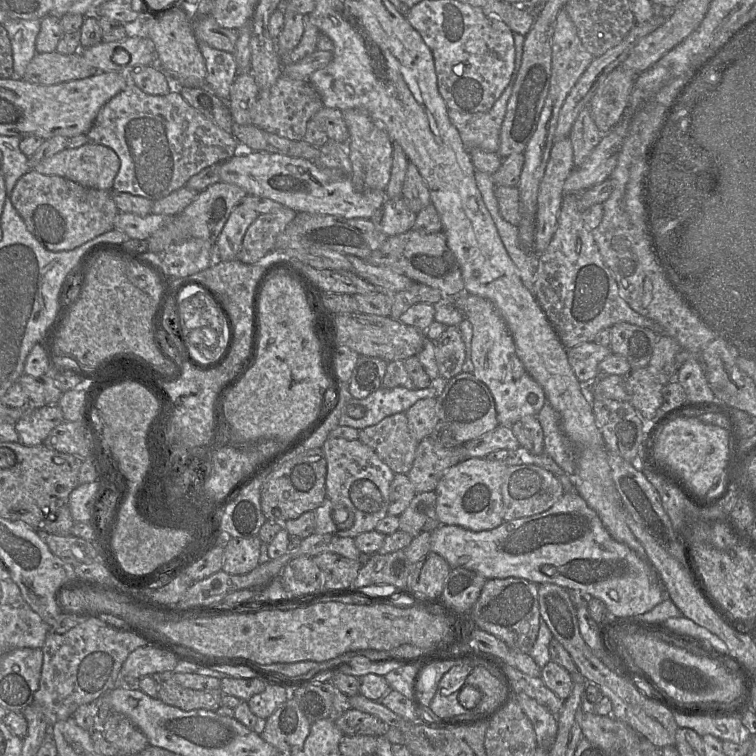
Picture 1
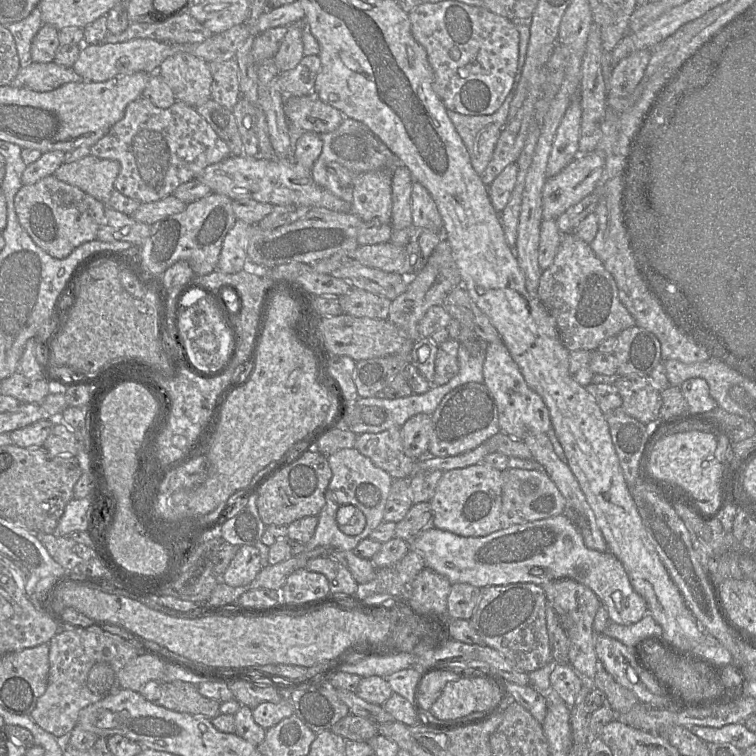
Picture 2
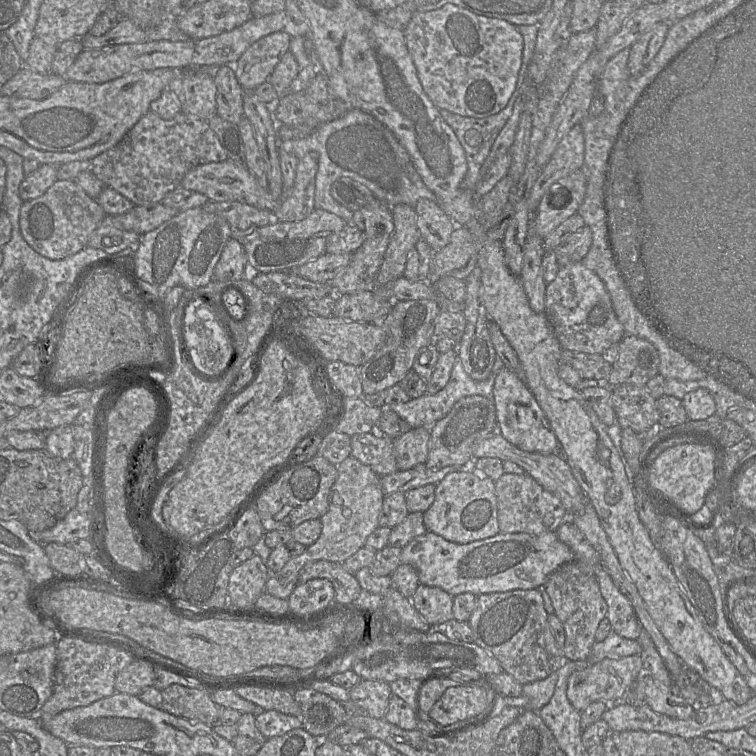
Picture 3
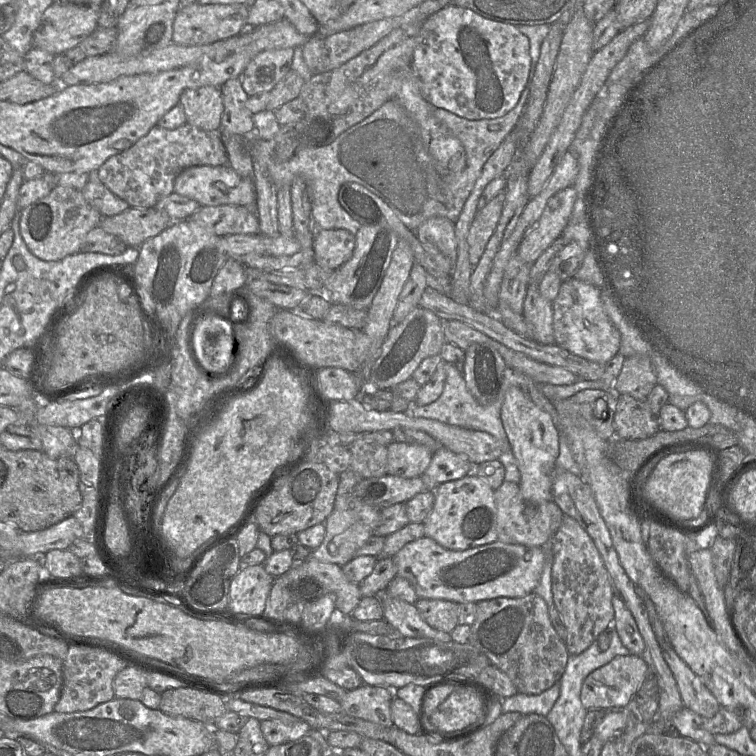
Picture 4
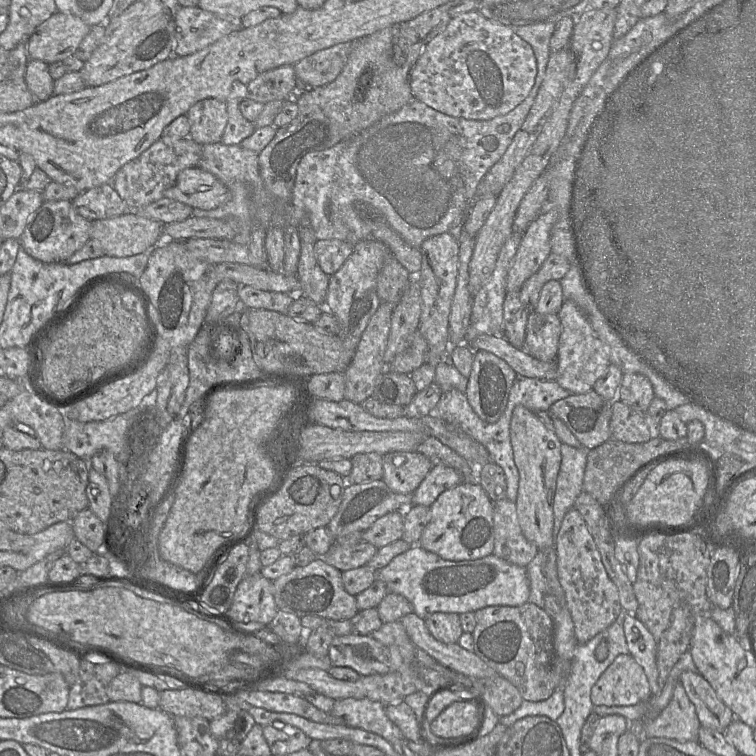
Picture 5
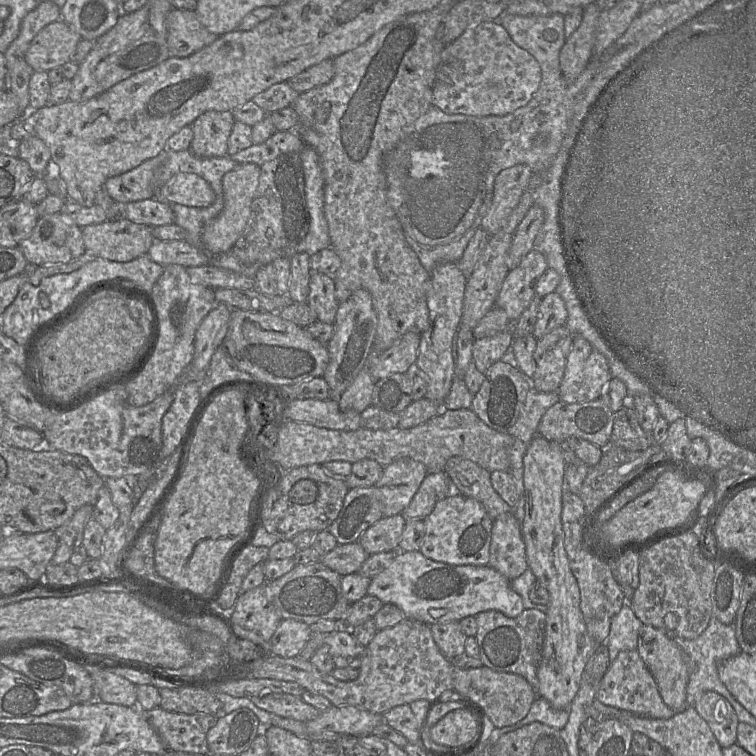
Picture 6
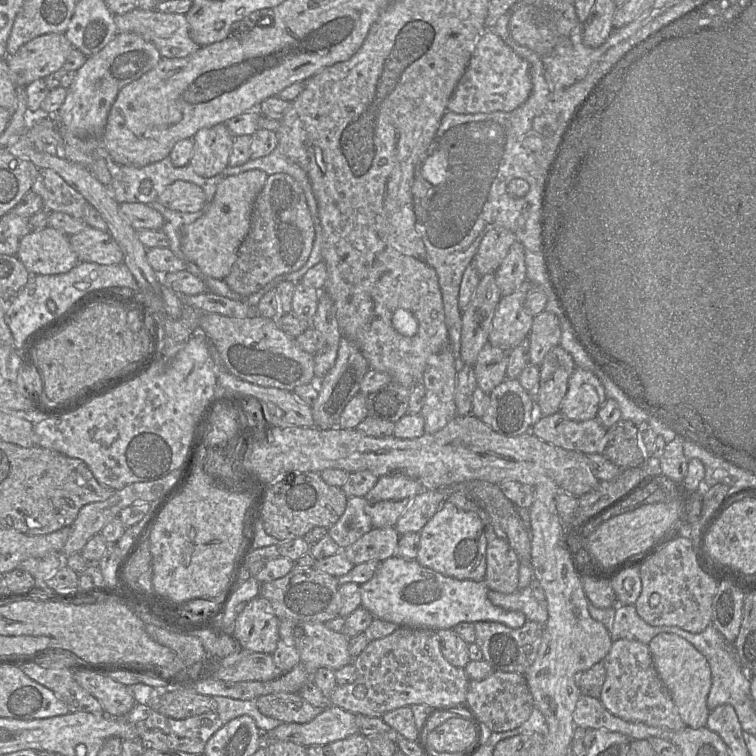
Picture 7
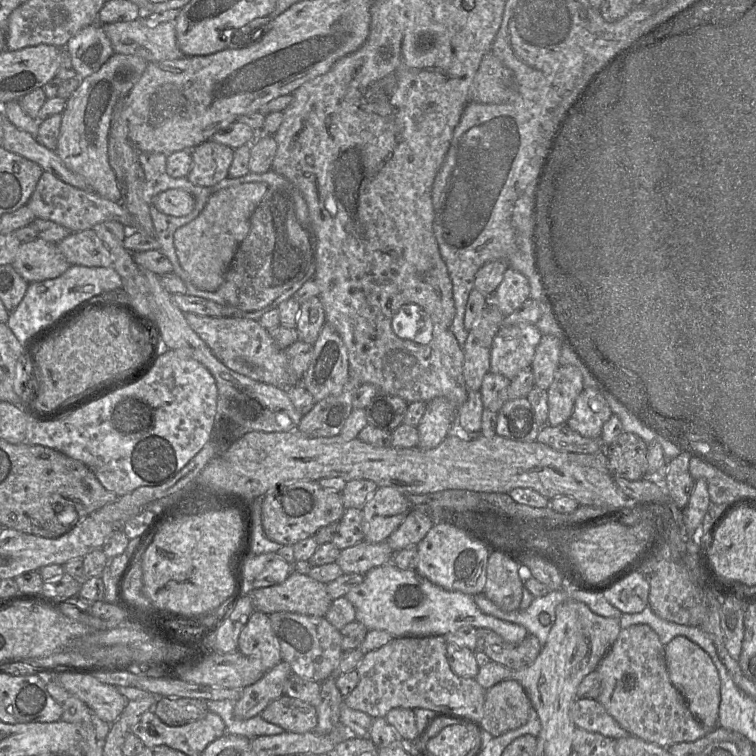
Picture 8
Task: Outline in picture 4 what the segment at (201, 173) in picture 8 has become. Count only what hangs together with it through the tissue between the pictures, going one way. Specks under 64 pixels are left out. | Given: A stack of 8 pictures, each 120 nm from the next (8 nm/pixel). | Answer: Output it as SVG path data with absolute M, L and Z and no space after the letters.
M215 86L189 88L180 95L187 122L206 131L220 132L224 110L221 91Z

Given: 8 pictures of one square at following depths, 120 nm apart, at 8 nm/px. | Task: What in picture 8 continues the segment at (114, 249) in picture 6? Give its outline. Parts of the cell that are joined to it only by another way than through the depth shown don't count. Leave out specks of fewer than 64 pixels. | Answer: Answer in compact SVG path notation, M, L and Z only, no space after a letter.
M93 229L71 233L56 245L70 265L112 267L112 255Z

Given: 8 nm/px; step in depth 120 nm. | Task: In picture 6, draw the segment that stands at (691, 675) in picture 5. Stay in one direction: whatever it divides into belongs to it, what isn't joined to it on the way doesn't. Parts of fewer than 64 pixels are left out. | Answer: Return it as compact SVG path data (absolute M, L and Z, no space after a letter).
M706 691L696 696L693 708L706 721L722 748L736 743L738 717L722 695Z

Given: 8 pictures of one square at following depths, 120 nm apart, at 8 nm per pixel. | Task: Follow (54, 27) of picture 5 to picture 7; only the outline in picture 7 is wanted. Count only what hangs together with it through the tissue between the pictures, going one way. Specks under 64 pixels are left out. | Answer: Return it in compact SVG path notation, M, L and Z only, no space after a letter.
M49 33L38 36L6 59L9 77L16 88L27 87L33 81L44 79L50 74L61 70L73 48L73 45L63 33Z

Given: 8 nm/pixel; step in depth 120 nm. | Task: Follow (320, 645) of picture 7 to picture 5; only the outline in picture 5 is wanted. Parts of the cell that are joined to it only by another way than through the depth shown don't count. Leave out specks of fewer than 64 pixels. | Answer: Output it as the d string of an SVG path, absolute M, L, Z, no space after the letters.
M351 633L334 637L328 657L332 666L352 668L360 676L387 674L391 671L389 648L371 635Z

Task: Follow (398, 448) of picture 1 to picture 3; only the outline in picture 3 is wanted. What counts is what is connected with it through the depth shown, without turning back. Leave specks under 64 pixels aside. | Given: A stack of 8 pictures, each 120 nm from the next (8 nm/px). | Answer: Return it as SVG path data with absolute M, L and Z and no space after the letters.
M376 425L371 432L351 436L351 455L368 465L376 474L384 476L399 469L394 454L393 438L378 434Z

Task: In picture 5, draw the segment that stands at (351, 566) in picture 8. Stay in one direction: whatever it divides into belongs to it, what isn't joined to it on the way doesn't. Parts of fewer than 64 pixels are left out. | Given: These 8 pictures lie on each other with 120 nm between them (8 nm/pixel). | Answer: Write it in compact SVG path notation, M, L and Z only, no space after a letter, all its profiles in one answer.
M392 511L377 519L362 533L362 540L382 548L402 538L404 532L403 511Z

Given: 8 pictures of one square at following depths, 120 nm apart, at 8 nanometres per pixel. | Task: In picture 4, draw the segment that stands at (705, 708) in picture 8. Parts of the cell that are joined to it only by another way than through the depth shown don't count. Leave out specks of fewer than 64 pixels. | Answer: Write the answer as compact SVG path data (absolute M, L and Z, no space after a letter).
M613 595L612 606L614 626L621 642L630 651L630 654L642 656L645 643L632 613L618 596Z

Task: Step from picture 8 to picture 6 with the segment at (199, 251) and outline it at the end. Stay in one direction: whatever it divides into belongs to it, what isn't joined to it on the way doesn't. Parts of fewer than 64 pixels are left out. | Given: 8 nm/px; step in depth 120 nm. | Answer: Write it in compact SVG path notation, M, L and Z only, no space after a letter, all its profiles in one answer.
M254 163L240 164L227 172L222 179L224 207L220 214L208 222L202 231L202 247L210 255L228 252L232 249L251 216L251 206L259 184L260 166Z

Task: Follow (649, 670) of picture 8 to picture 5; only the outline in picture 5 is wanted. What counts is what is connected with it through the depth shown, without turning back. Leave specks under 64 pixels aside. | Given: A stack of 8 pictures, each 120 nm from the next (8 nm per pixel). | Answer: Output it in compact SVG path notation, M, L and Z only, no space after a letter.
M620 654L591 689L593 706L632 706L647 703L652 691L644 672L630 654Z

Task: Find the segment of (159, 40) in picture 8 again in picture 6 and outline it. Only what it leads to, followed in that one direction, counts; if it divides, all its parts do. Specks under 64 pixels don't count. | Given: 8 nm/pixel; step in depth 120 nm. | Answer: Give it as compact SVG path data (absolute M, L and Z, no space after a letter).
M172 9L167 14L166 26L170 57L188 57L219 37L202 25L195 10Z

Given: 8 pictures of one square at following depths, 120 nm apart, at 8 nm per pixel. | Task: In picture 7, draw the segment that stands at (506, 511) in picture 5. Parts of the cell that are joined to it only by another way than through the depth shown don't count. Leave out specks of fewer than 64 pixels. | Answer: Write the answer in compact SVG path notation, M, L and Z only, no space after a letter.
M487 527L486 573L489 590L511 594L518 589L519 557L506 540Z

